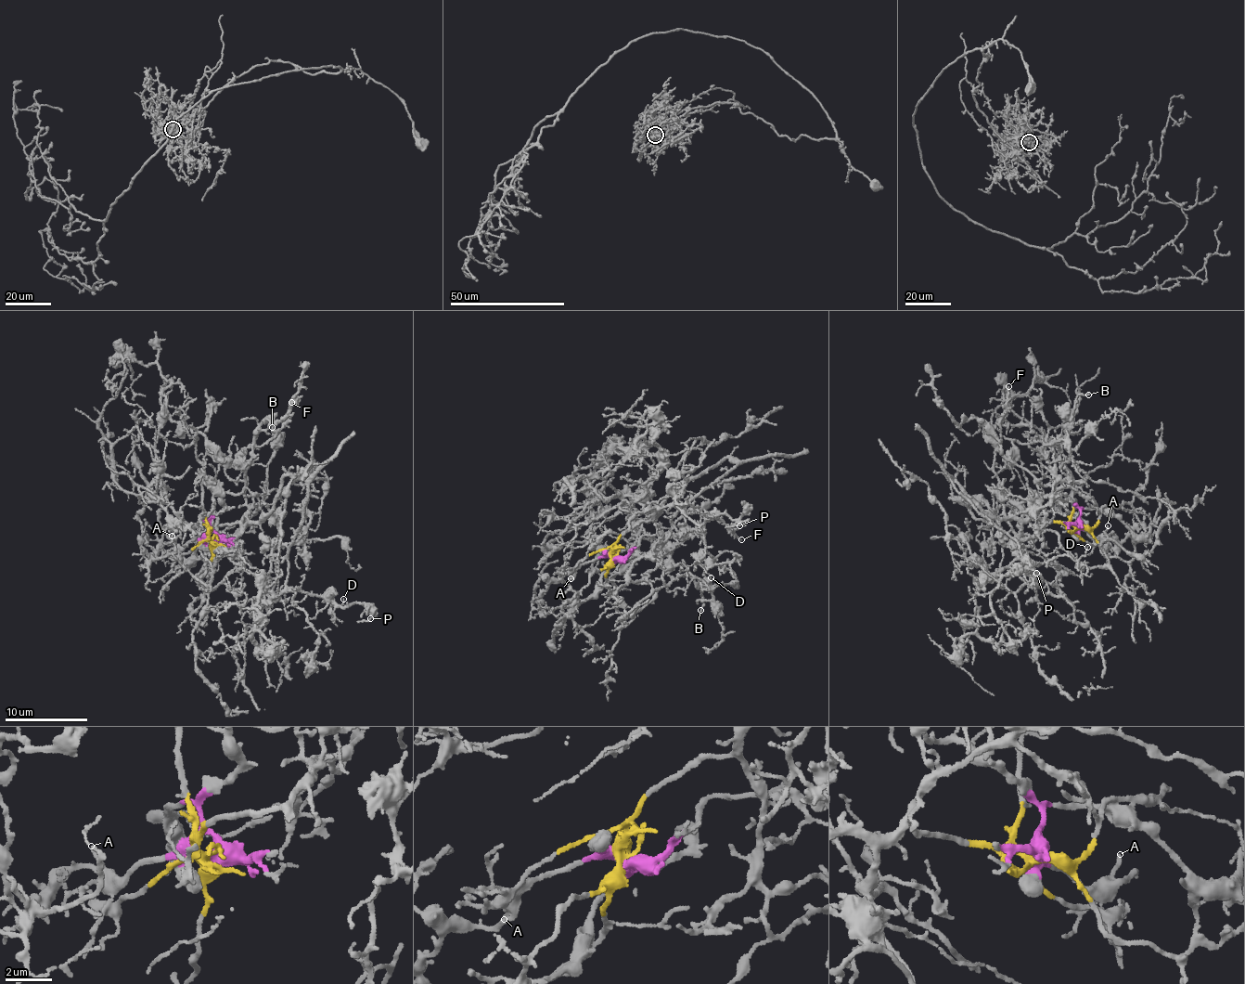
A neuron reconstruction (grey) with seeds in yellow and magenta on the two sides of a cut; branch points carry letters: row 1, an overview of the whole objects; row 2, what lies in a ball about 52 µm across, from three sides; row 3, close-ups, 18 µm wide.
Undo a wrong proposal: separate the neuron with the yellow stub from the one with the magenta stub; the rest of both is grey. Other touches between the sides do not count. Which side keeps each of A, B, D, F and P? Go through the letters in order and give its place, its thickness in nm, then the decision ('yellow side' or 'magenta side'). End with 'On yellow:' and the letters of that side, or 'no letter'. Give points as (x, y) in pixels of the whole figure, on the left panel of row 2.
A: place (172, 536); calibre 170 nm; magenta side
B: place (272, 427); calibre 170 nm; yellow side
D: place (343, 599); calibre 90 nm; yellow side
F: place (291, 402); calibre 130 nm; magenta side
P: place (370, 618); calibre 130 nm; yellow side
On yellow: B, D, P

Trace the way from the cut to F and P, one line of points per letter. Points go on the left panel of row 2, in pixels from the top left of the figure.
F: (212, 539), (211, 522), (223, 505), (220, 493), (242, 492), (254, 446), (265, 444), (276, 434), (291, 403)
P: (212, 538), (214, 527), (266, 518), (293, 474), (308, 499), (286, 583), (359, 602), (369, 618)

